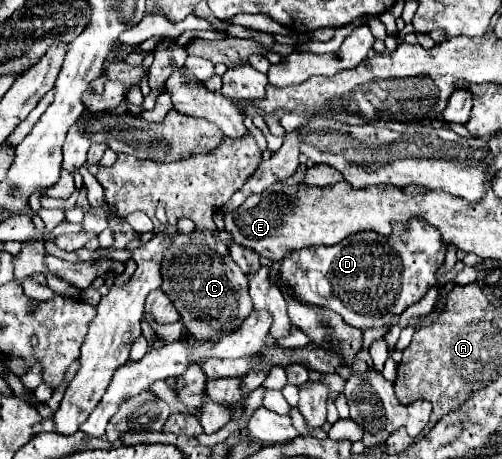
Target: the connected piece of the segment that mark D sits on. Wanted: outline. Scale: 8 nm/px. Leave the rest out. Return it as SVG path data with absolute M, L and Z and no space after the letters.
M413 218L405 232L401 224L395 224L395 232L389 238L363 232L335 246L291 252L281 260L279 272L299 300L341 314L341 318L355 328L381 328L391 316L419 302L423 294L437 284L435 270L443 264L445 250L447 246L441 244L441 234L431 224Z

